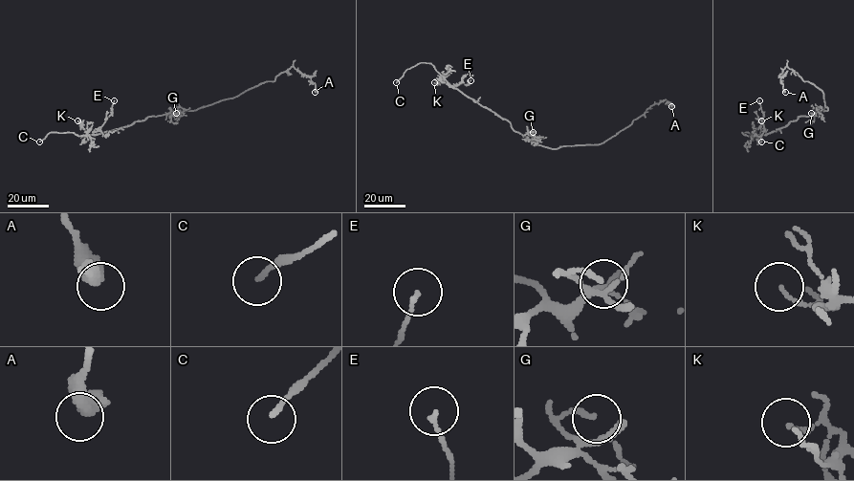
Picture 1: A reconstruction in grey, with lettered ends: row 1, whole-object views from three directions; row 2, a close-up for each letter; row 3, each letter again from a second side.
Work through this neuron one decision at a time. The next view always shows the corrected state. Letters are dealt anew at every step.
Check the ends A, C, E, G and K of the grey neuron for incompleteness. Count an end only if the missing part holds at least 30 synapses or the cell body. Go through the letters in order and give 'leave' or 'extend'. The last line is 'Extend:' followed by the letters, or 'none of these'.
A: leave
C: extend
E: leave
G: leave
K: leave
Extend: C

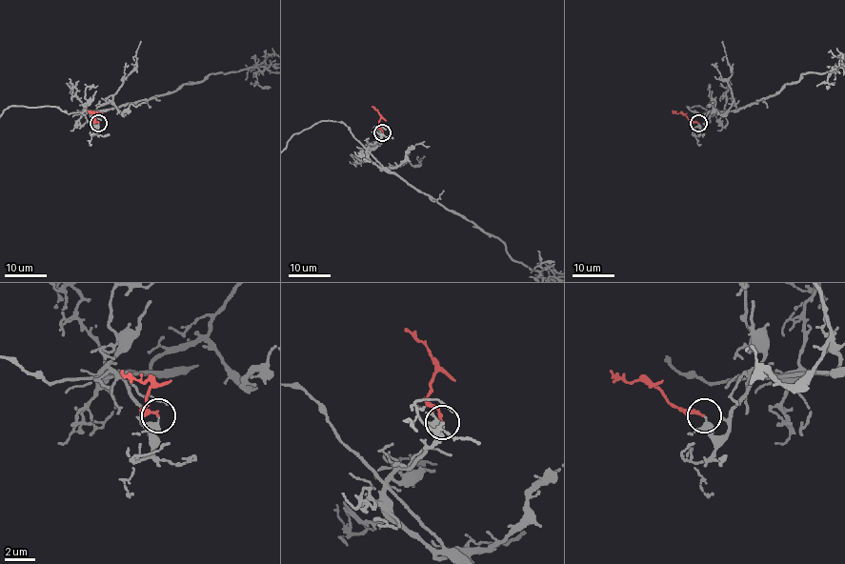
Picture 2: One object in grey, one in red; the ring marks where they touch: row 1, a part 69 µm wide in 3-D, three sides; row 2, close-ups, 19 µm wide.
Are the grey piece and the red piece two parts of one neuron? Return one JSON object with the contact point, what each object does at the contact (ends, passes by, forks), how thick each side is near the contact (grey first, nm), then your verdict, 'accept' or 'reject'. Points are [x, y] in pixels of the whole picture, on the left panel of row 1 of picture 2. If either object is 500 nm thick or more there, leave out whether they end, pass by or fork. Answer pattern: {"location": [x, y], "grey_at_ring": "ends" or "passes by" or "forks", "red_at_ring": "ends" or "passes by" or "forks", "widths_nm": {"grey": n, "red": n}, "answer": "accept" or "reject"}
{"location": [98, 123], "grey_at_ring": "passes by", "red_at_ring": "ends", "widths_nm": {"grey": 240, "red": 160}, "answer": "reject"}

